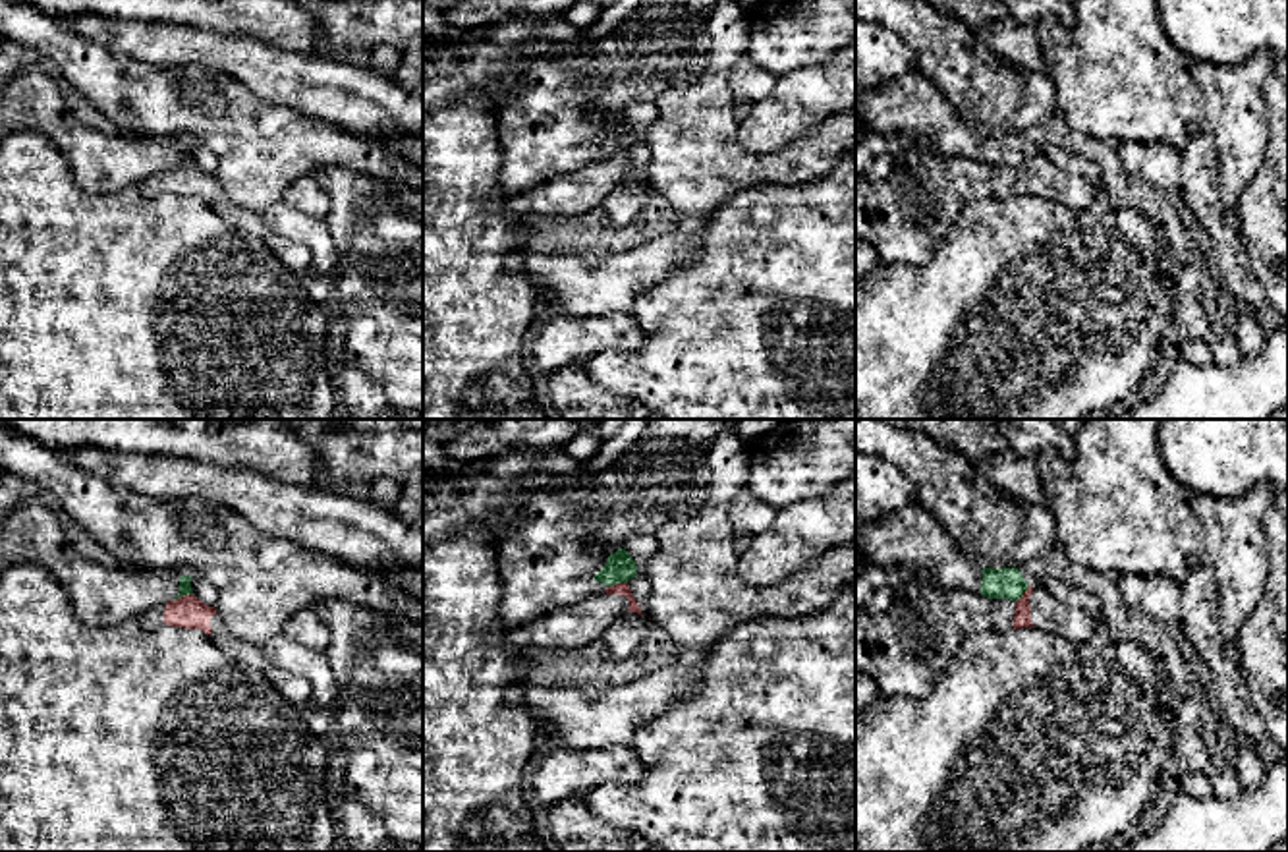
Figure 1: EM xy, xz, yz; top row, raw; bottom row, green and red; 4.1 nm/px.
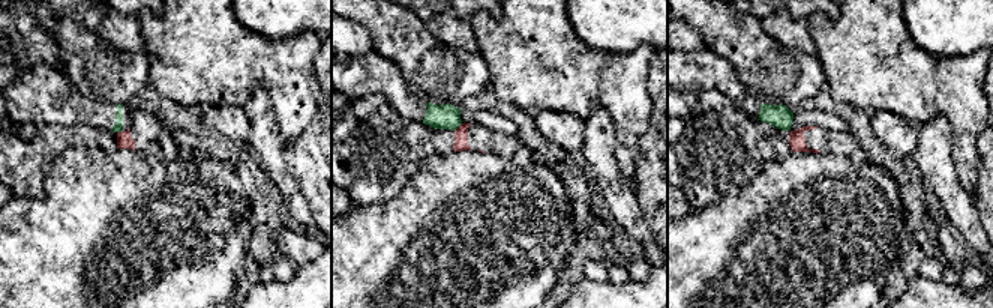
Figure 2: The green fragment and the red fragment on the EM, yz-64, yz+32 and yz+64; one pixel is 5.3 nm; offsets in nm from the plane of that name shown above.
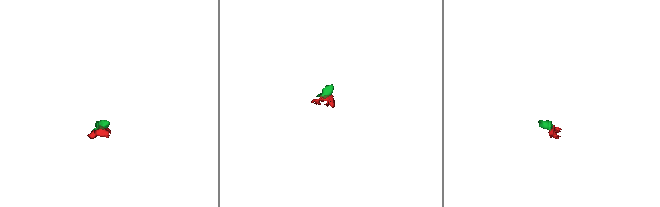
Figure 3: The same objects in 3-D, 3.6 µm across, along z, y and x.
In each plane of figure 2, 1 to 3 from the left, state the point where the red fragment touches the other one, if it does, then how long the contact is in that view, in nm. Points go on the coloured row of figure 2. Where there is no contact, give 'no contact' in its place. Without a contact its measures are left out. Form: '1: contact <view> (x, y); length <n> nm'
1: contact yz-64 (119, 131); length 40 nm
2: contact yz+32 (458, 126); length 60 nm
3: no contact

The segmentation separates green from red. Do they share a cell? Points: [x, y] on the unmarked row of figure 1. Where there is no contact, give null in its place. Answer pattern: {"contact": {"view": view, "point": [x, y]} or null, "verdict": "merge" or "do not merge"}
{"contact": {"view": "xy", "point": [182, 163]}, "verdict": "do not merge"}

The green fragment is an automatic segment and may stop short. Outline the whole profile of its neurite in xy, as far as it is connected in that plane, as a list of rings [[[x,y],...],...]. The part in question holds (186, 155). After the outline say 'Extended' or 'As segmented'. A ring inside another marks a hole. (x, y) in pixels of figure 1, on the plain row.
[[[39,66],[17,68],[0,91],[0,141],[15,129],[48,135],[77,185],[91,193],[118,193],[193,162],[193,143],[174,135],[126,135],[91,128],[66,102],[62,81]]]. Extended

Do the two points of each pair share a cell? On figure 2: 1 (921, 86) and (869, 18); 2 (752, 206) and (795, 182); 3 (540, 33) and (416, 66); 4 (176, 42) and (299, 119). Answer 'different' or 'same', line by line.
1: same
2: same
3: different
4: same

